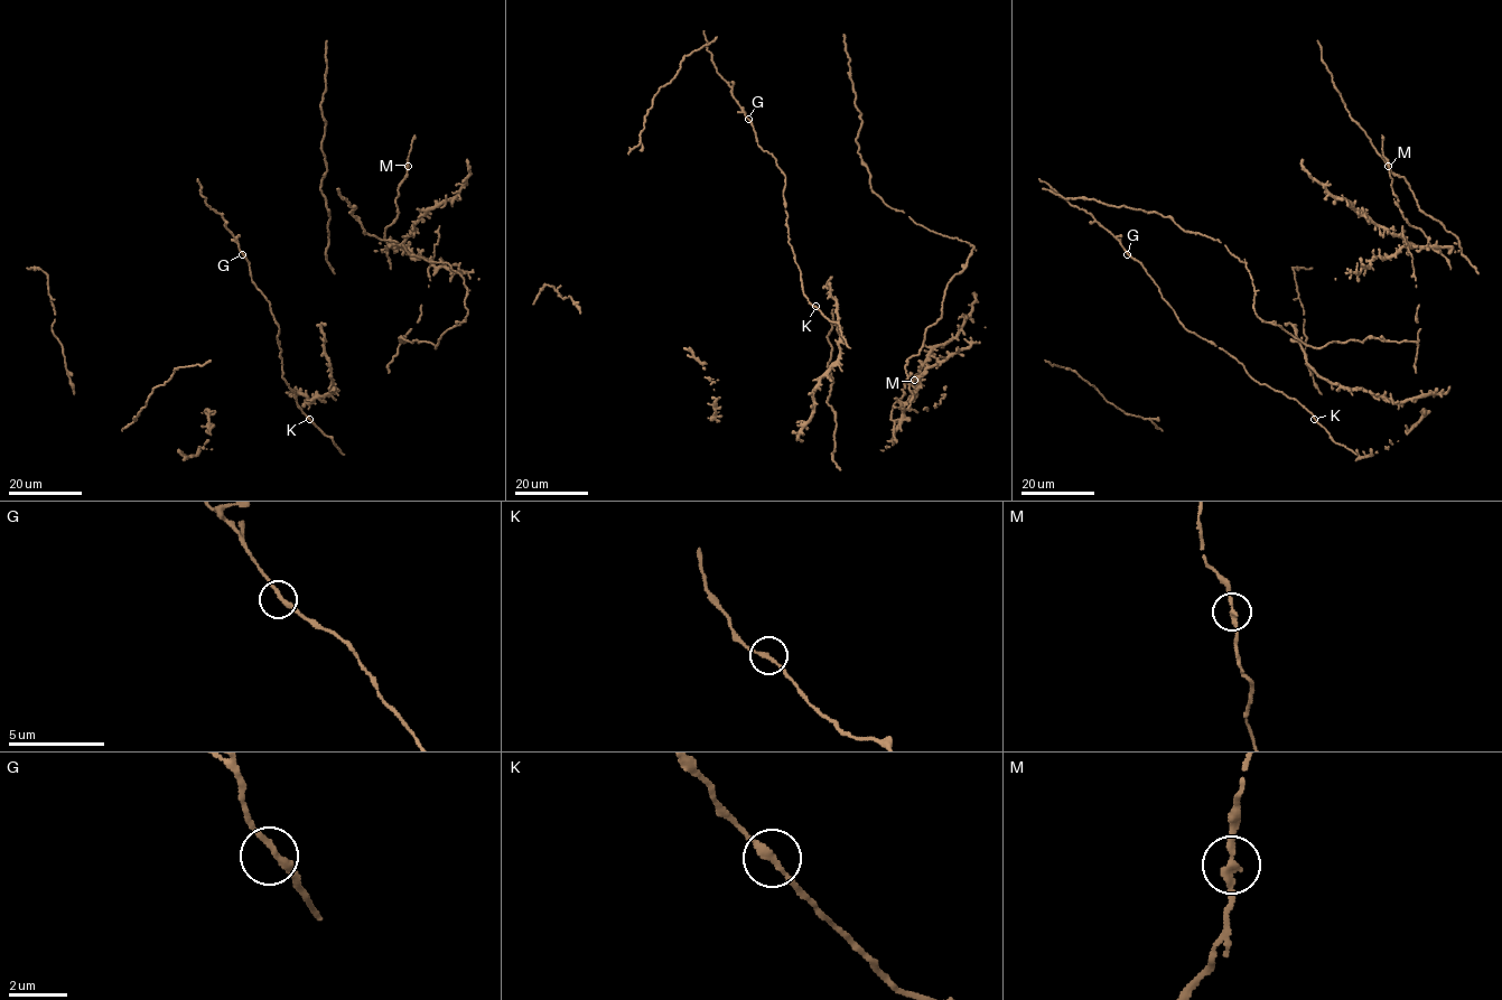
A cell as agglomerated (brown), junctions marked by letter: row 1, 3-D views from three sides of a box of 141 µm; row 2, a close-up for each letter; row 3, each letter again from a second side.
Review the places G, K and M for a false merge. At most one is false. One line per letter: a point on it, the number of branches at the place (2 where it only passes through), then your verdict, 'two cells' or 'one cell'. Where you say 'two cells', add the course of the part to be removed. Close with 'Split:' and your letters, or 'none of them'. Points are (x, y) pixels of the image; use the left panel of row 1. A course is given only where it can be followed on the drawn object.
G: place (242, 254); branches 2; one cell
K: place (309, 419); branches 2; one cell
M: place (408, 166); branches 2; one cell
Split: none of them

